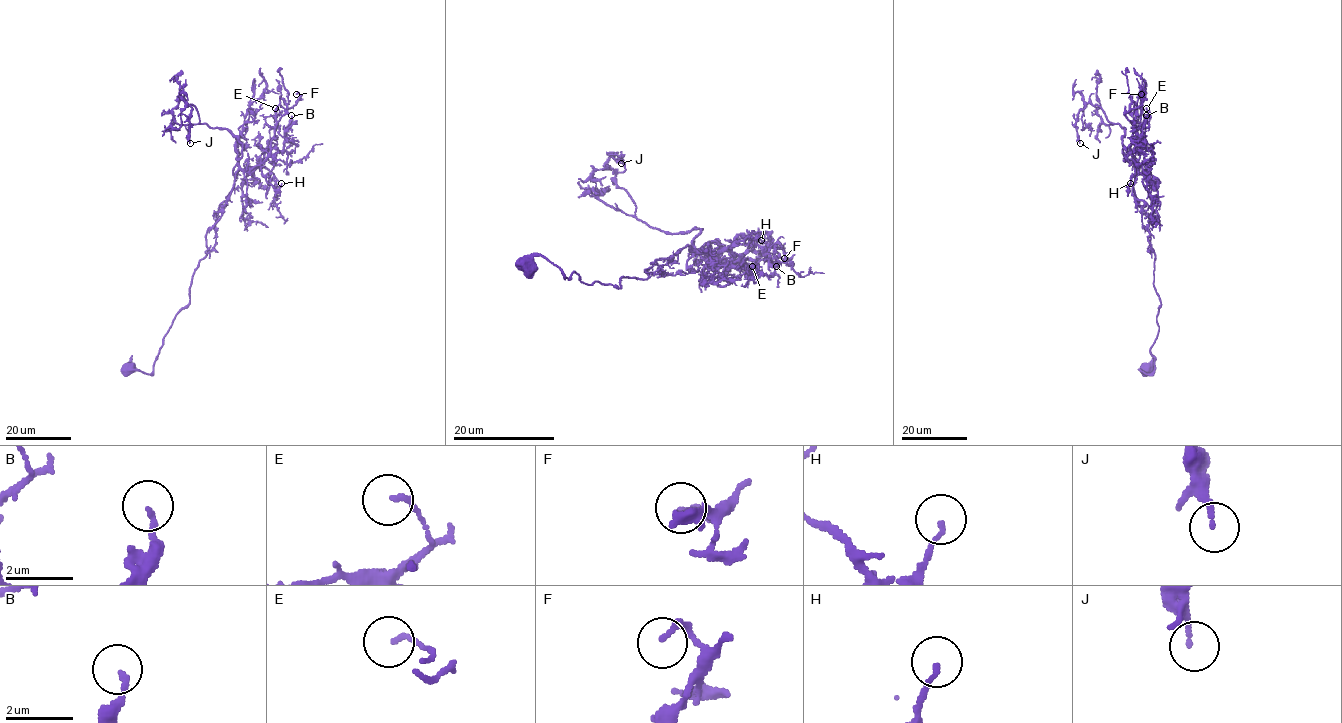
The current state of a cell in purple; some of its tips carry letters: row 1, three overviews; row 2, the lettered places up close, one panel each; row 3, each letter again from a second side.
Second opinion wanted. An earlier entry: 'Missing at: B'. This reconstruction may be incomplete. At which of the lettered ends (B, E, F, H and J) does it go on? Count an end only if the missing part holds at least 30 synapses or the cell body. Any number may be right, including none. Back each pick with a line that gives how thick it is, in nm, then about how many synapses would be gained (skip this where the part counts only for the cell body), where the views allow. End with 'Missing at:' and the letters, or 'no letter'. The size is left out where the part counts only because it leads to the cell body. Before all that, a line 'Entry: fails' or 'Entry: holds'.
Entry: holds
B: Thickness 140 nm. Roughly 40 synapses
Missing at: B

